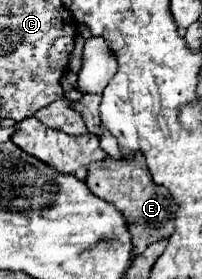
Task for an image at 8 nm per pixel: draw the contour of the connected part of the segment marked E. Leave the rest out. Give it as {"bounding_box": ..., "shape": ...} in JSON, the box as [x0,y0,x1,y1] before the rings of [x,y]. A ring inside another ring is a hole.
{"bounding_box":[86,155,178,255],"shape":[[[136,155],[132,161],[126,161],[126,159],[114,161],[114,159],[106,157],[104,161],[88,165],[86,185],[100,199],[114,203],[120,209],[120,213],[124,215],[128,231],[132,235],[132,245],[134,245],[132,255],[140,255],[148,245],[168,239],[172,235],[174,215],[176,215],[178,205],[174,203],[168,189],[164,189],[152,181],[142,155]]]}

